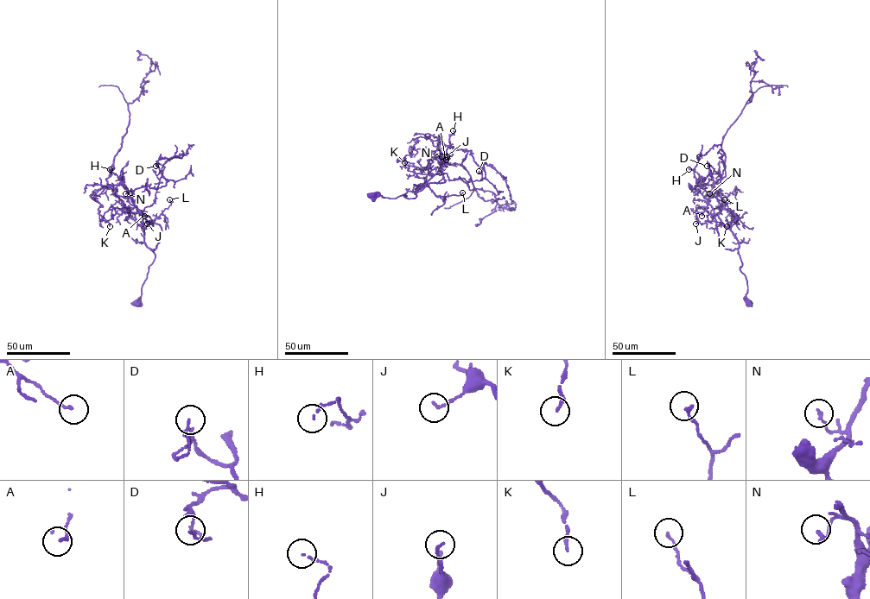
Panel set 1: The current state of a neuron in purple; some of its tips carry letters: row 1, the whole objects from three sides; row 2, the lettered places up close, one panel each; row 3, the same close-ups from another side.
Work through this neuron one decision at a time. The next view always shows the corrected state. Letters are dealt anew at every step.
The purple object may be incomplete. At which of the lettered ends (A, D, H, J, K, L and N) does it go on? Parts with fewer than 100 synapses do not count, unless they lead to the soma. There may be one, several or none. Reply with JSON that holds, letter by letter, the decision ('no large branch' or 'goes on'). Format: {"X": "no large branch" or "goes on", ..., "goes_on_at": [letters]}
{"A": "no large branch", "D": "no large branch", "H": "no large branch", "J": "no large branch", "K": "no large branch", "L": "no large branch", "N": "no large branch", "goes_on_at": []}

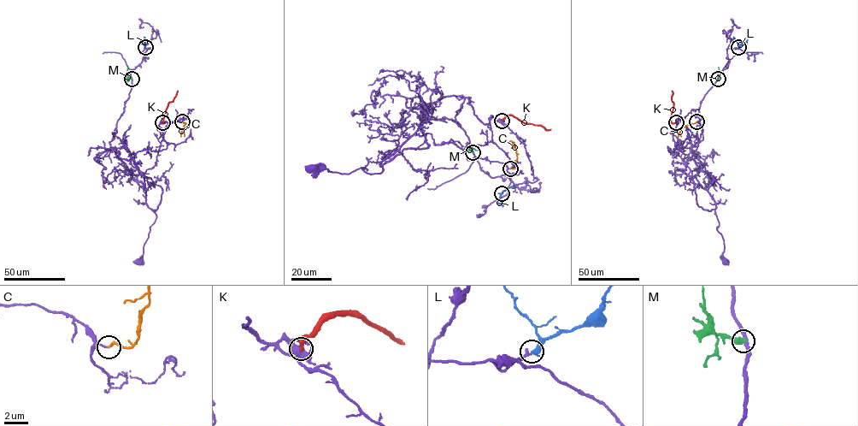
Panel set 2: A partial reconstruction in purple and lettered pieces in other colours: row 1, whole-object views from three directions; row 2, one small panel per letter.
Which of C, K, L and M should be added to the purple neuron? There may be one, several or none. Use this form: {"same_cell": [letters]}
{"same_cell": ["C"]}

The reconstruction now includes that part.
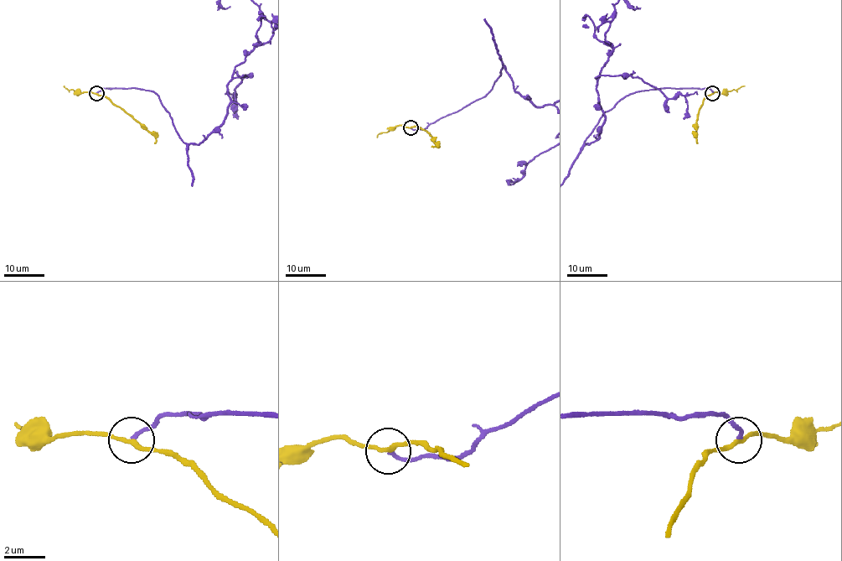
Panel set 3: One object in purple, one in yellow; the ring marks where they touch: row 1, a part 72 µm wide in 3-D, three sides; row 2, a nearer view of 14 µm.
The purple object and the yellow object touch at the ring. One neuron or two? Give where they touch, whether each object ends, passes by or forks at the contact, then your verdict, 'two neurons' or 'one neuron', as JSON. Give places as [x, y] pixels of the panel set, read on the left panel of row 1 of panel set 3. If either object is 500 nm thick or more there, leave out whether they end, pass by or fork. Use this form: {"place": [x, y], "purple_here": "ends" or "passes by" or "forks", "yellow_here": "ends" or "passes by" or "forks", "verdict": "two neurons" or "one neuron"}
{"place": [96, 93], "purple_here": "ends", "yellow_here": "passes by", "verdict": "one neuron"}

